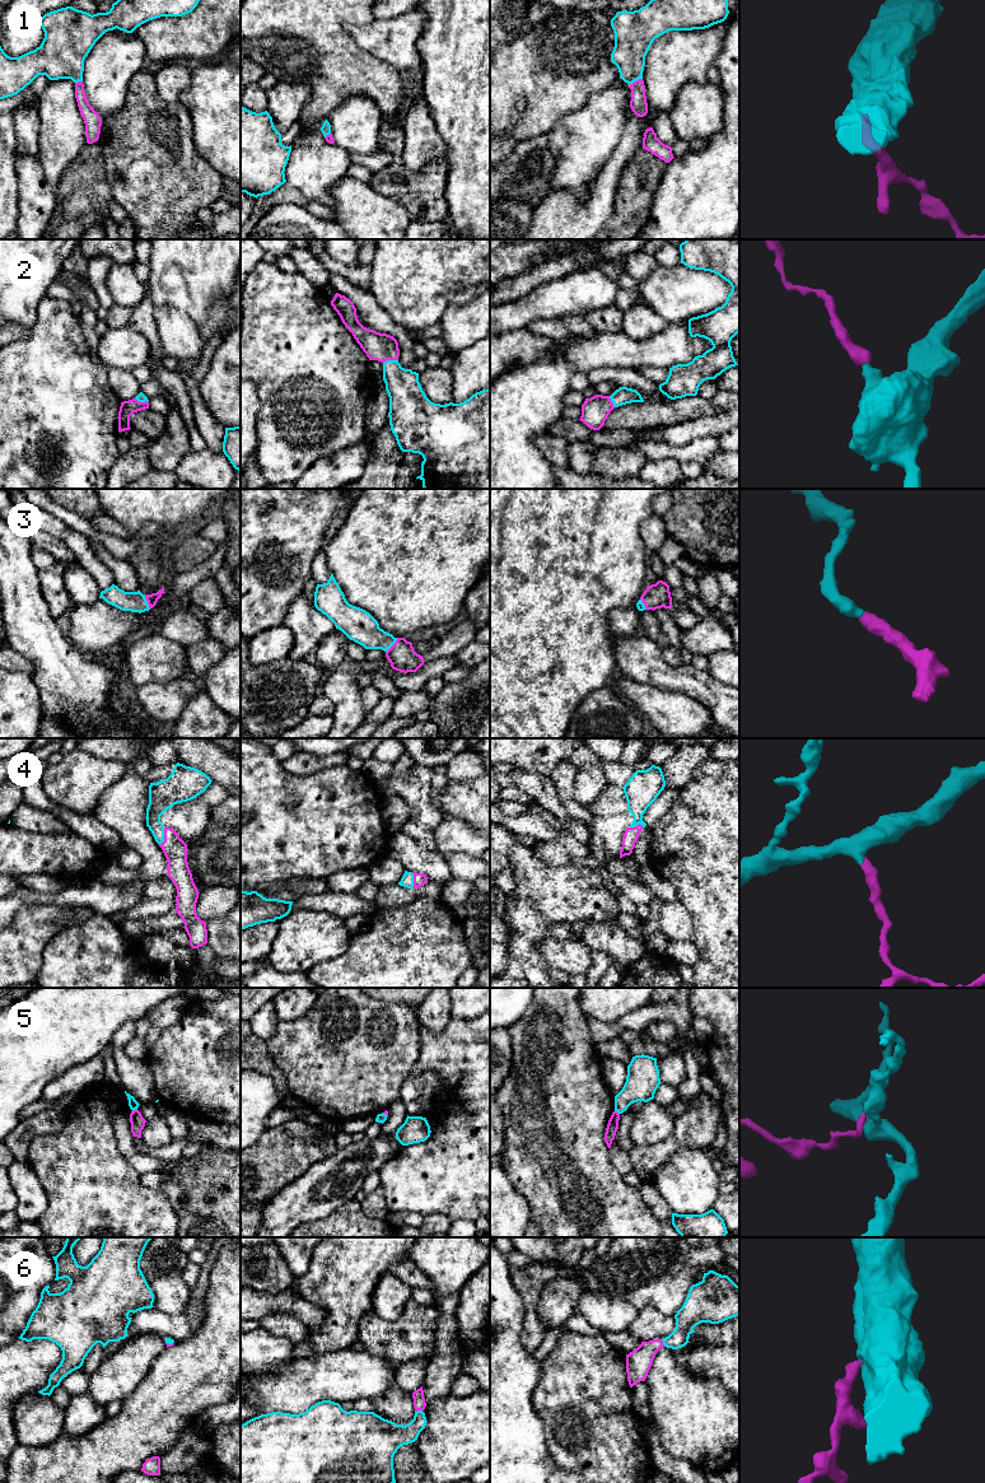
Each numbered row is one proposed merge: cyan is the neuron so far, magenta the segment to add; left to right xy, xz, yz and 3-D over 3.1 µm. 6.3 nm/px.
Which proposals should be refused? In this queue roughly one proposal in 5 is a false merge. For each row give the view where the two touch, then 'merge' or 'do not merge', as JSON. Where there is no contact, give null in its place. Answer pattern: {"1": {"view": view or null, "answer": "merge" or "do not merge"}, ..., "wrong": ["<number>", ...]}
{"1": {"view": "yz", "answer": "merge"}, "2": {"view": "xz", "answer": "merge"}, "3": {"view": "xz", "answer": "merge"}, "4": {"view": "xy", "answer": "merge"}, "5": {"view": "xy", "answer": "do not merge"}, "6": {"view": "xz", "answer": "merge"}, "wrong": ["5"]}

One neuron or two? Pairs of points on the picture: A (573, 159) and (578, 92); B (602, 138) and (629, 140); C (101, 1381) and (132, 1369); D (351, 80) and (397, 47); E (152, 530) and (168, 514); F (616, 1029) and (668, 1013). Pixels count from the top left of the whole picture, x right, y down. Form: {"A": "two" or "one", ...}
{"A": "two", "B": "two", "C": "one", "D": "two", "E": "two", "F": "one"}

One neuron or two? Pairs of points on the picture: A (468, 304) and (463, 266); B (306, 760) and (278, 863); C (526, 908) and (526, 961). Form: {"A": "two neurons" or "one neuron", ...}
{"A": "two neurons", "B": "two neurons", "C": "one neuron"}

